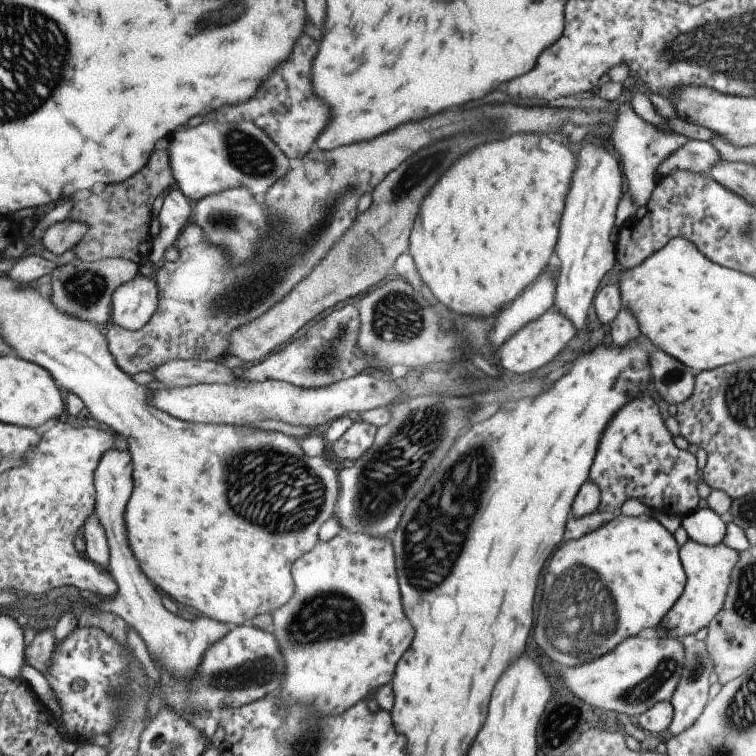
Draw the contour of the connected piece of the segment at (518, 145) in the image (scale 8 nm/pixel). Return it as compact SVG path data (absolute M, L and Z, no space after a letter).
M531 132L477 146L439 178L411 224L409 255L420 279L445 311L477 318L496 316L554 260L559 222L573 170L575 153L567 145L550 135Z

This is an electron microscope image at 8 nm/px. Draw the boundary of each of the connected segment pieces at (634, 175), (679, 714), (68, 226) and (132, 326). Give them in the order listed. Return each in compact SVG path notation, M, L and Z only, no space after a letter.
M629 104L614 105L613 109L617 112L617 120L611 124L611 144L613 144L613 150L617 154L617 160L621 164L621 172L623 172L623 178L627 182L627 192L633 200L633 204L638 208L645 206L649 196L651 196L651 190L653 190L657 181L655 178L655 166L667 158L667 154L675 152L677 148L686 138L682 134L677 132L663 132L659 128L654 127L651 124L643 122L635 112L631 109Z
M693 635L683 636L678 640L683 646L683 666L681 666L681 676L677 680L677 686L671 694L670 703L672 706L671 722L666 730L666 736L675 736L679 732L683 732L685 728L689 728L706 704L709 699L707 696L707 689L709 686L707 678L709 674L713 672L713 666L711 666L711 658L707 656L707 650L705 650L705 642L698 640Z
M67 217L46 228L41 237L41 244L51 254L60 255L65 250L73 248L83 238L85 232L87 232L85 222L77 222L76 219Z
M137 272L129 282L111 294L111 316L115 325L128 331L139 330L149 322L157 308L157 286L153 275Z

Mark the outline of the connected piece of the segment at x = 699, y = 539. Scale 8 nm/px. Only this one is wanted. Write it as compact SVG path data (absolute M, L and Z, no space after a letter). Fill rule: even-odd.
M696 508L679 519L681 528L687 532L687 538L697 544L716 545L725 536L727 524L709 508Z

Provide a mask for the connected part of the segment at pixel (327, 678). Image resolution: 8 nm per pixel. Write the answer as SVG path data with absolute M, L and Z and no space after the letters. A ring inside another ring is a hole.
M339 530L331 539L327 541L317 541L317 544L308 550L301 558L297 558L291 566L291 576L293 576L293 584L295 584L295 592L293 596L275 612L269 613L271 616L273 628L271 634L275 636L275 642L281 650L283 656L283 680L279 684L279 690L274 695L273 700L279 708L287 708L289 703L301 704L301 706L311 706L315 712L319 714L331 714L337 716L341 712L345 712L359 701L365 701L369 692L374 692L390 682L392 673L395 670L397 661L403 656L413 640L413 628L409 624L409 620L405 618L403 610L401 610L401 594L399 594L399 584L397 584L397 572L395 572L395 556L393 556L393 548L391 548L391 540L388 536L369 536L363 532L349 532L349 530Z

